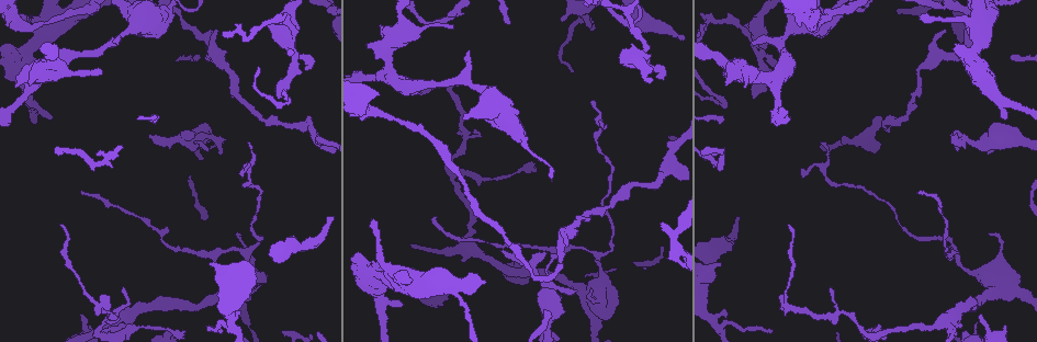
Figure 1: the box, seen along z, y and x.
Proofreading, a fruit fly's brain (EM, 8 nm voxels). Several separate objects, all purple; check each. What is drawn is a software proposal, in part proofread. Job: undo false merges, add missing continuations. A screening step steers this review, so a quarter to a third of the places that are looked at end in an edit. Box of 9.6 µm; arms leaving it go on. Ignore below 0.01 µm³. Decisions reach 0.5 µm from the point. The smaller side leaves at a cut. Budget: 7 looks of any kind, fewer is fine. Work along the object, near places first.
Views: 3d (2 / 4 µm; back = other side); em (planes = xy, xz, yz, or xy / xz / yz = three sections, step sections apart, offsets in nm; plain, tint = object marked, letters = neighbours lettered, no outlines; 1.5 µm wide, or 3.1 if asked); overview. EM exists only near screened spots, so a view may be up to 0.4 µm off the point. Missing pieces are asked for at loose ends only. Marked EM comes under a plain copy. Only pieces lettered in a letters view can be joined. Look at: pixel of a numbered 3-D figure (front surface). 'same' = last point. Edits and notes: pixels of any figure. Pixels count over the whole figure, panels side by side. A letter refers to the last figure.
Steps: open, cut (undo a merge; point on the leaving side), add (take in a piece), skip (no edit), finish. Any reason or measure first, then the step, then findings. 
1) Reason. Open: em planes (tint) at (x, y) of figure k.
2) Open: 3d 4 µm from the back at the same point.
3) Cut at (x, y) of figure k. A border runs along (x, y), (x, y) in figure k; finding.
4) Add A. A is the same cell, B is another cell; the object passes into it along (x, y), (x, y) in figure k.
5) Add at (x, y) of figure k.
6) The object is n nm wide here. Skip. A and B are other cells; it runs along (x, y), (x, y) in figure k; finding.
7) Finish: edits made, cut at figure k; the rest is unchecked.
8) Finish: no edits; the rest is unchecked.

Sharp bend. Open: em planes (letters) at (849, 312) of figure 1.

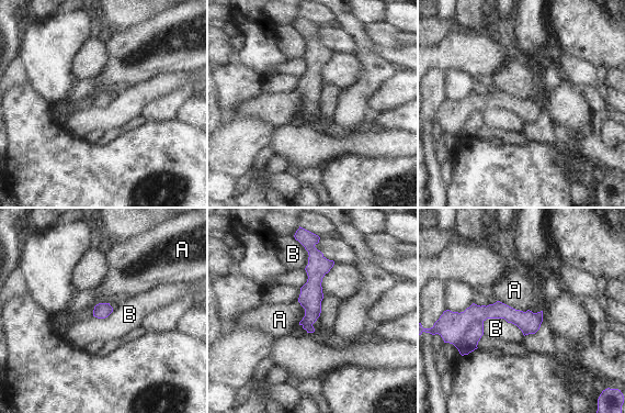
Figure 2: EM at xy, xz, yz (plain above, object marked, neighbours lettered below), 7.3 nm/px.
Skip. A and B are other cells; a border runs along (497, 300), (515, 309), (527, 310) in figure 2; one cell here.

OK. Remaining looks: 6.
An open end. Open: 3d 4 µm at (590, 289) of figure 1.

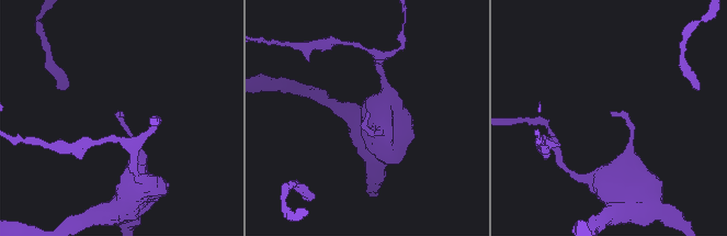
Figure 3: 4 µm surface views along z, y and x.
Open: em planes (tint) at (122, 113) of figure 3.

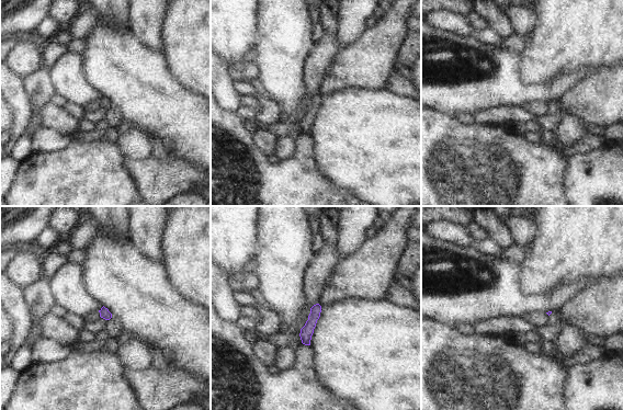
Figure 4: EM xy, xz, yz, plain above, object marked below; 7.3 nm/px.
What lies round it. Open: em planes (letters) at the same point.

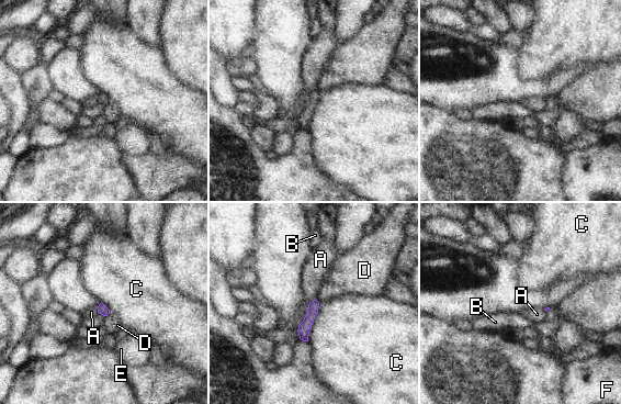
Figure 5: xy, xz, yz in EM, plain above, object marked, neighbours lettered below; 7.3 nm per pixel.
The object is 70 nm wide here. Skip. A, B, C, D, E and F are other cells; it runs along (315, 303), (305, 326), (305, 338) in figure 5; none of them fits.

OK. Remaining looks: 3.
An open end. Open: em planes (letters) at (561, 20) of figure 1.

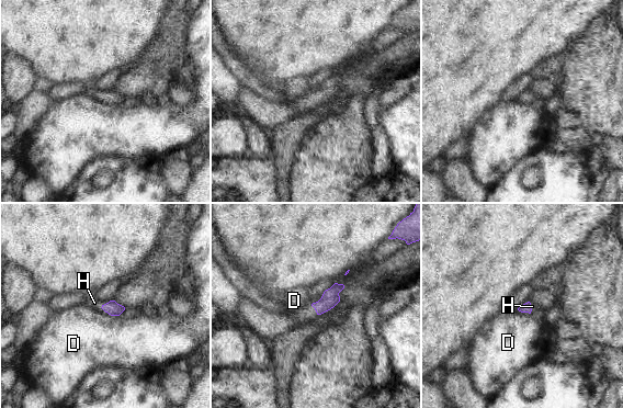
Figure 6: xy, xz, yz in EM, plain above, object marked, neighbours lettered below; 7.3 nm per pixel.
Add H. H is the same cell, D is another cell; it goes on there.

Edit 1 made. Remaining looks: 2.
Finish: edits made, add at figure 6; the rest is unchecked.

